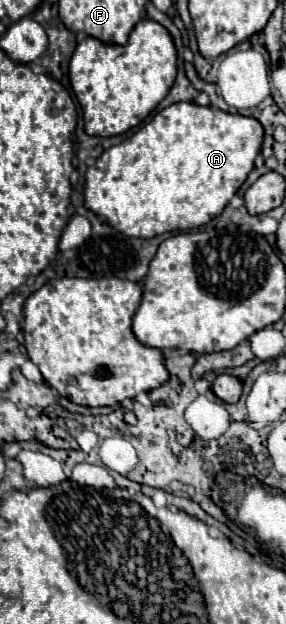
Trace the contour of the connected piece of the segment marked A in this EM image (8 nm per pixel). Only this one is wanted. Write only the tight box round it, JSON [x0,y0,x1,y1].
[85,102,263,238]

